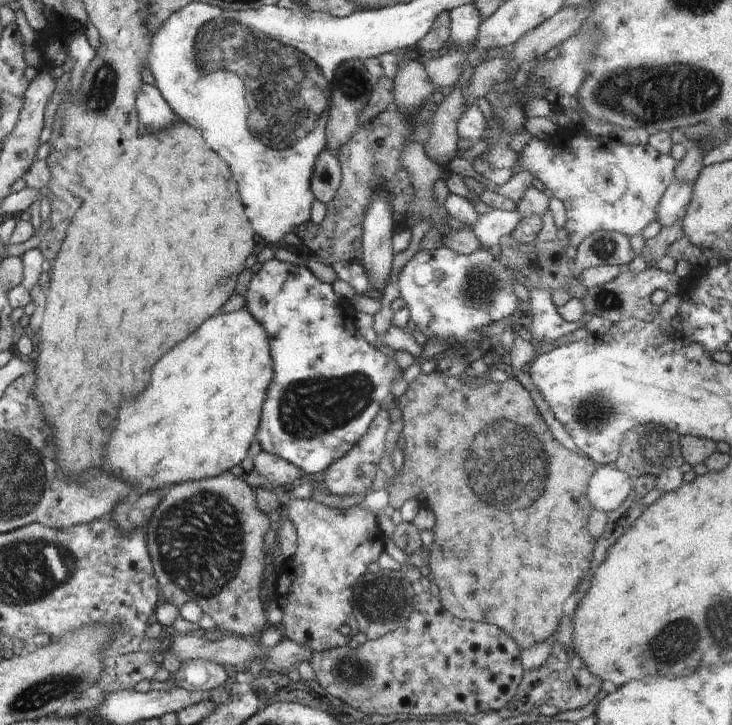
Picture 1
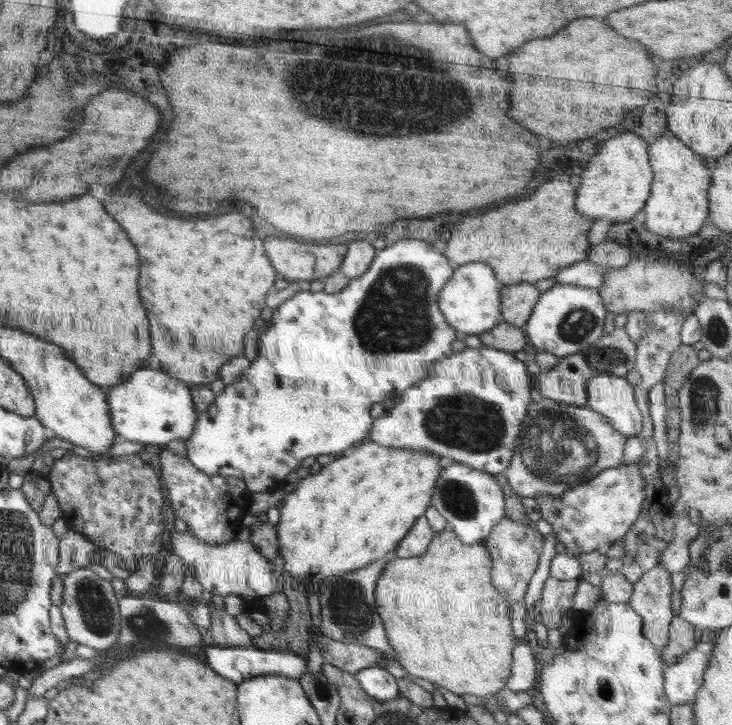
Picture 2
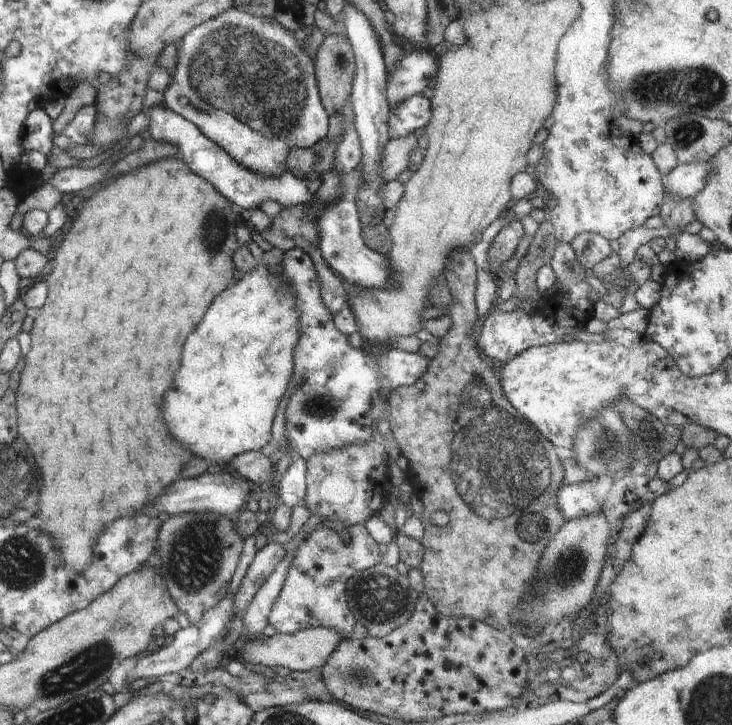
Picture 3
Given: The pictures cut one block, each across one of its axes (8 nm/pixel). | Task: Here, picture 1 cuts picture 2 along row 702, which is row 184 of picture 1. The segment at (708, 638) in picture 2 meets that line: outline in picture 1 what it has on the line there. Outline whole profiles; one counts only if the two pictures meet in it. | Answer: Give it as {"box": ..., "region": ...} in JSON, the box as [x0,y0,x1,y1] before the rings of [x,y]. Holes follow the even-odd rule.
{"box":[657,178,694,228],"region":[[[676,178],[668,186],[657,206],[657,221],[662,228],[671,227],[682,220],[692,200],[694,183],[683,183]]]}

